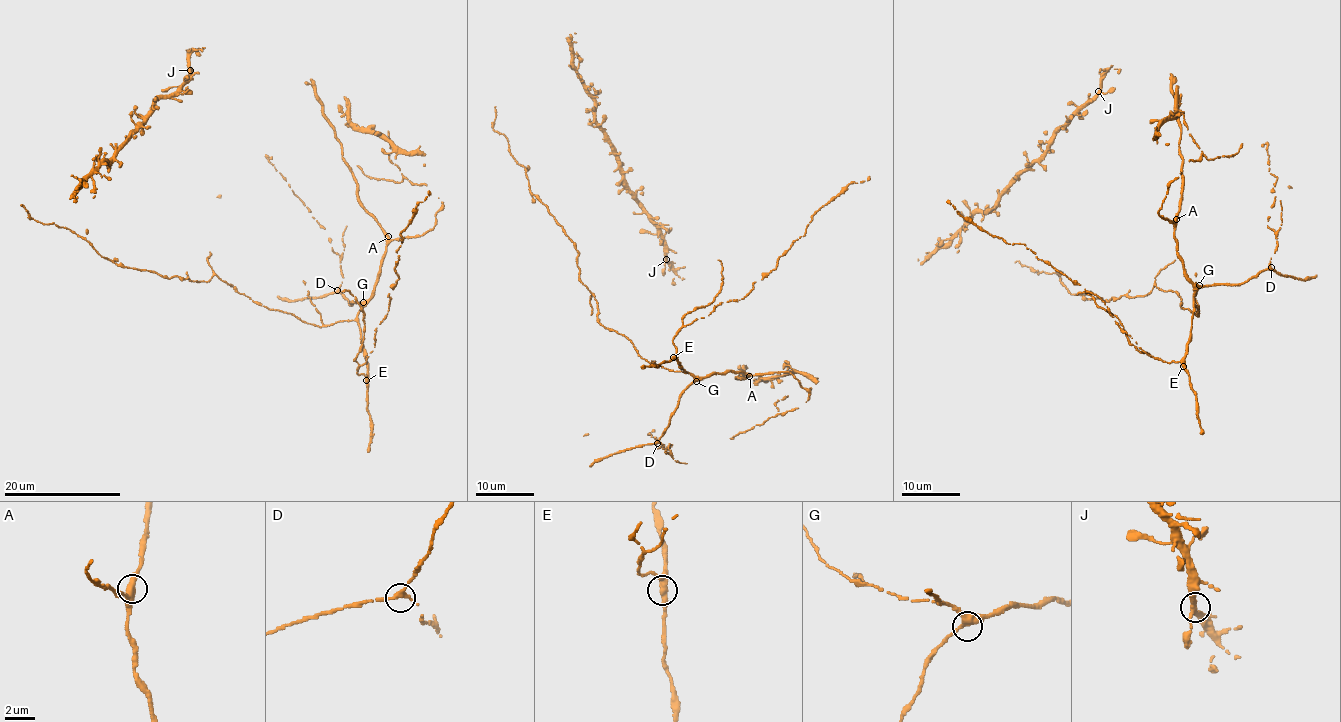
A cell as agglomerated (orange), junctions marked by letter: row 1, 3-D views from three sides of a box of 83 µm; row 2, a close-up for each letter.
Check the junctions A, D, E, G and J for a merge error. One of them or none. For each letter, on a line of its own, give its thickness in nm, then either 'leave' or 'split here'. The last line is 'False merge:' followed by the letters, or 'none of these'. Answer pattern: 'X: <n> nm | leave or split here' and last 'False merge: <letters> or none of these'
A: 360 nm | leave
D: 260 nm | leave
E: 320 nm | leave
G: 340 nm | leave
J: 320 nm | leave
False merge: none of these

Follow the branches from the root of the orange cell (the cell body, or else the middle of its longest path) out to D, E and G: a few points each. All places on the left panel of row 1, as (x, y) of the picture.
D: (250, 299), (306, 323), (327, 326), (353, 320), (361, 308), (360, 302), (350, 304), (337, 290)
E: (250, 299), (317, 326), (355, 320), (366, 361), (366, 380)
G: (250, 299), (317, 326), (353, 320), (363, 302)

